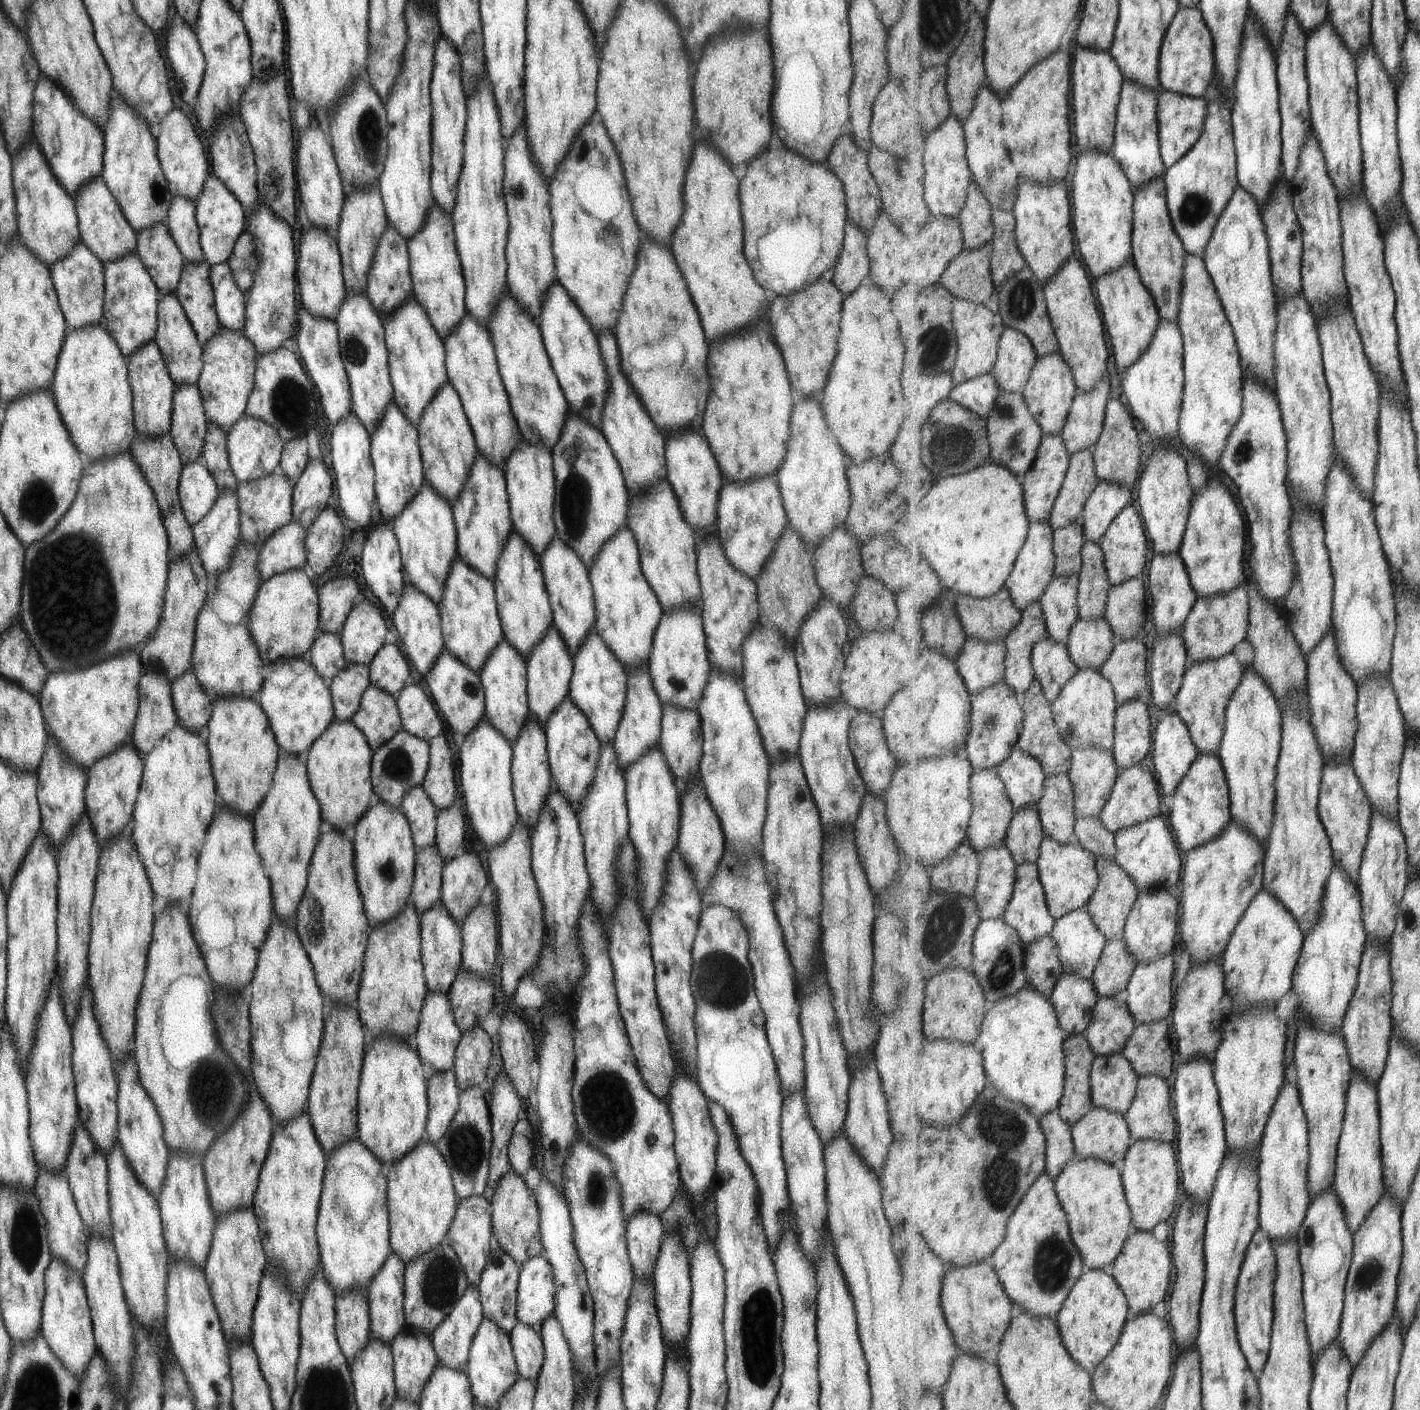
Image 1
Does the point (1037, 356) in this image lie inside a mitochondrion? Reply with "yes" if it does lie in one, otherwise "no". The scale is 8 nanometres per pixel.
no

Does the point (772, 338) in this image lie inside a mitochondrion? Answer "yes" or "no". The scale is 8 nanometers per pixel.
no

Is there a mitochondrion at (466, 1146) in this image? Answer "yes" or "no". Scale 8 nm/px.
yes

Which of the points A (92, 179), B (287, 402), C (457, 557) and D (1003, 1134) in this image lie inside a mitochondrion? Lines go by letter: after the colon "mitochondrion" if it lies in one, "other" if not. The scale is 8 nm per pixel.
A: other
B: mitochondrion
C: other
D: mitochondrion

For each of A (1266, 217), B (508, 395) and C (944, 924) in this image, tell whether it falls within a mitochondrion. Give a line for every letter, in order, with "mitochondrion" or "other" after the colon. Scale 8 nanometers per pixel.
A: other
B: other
C: mitochondrion

